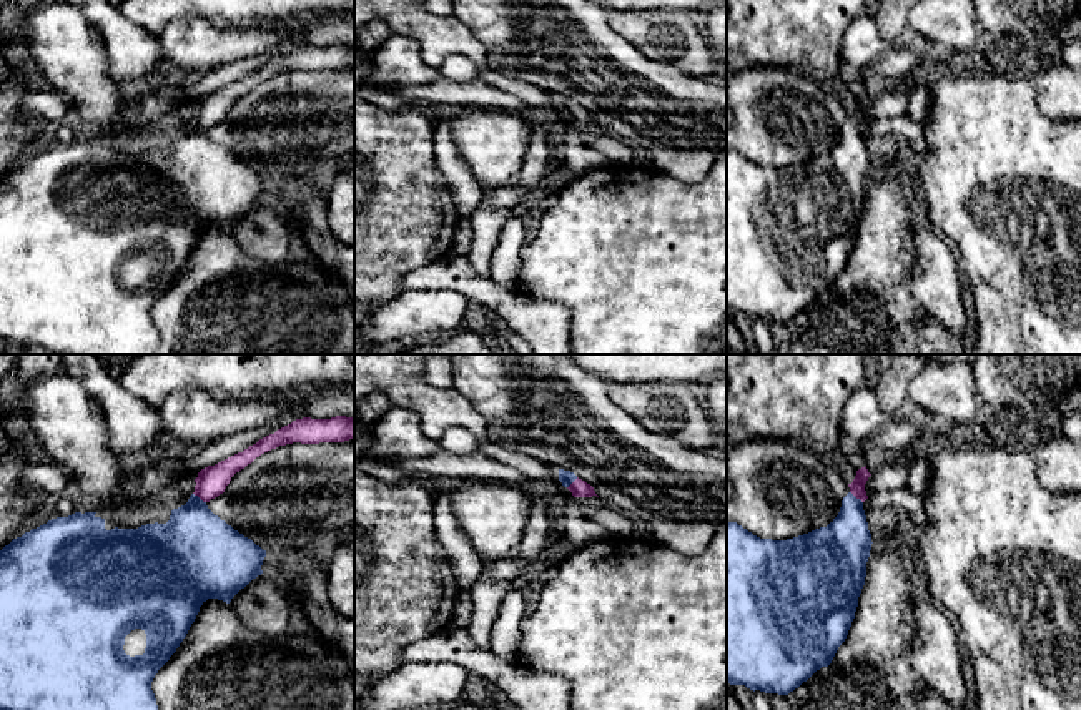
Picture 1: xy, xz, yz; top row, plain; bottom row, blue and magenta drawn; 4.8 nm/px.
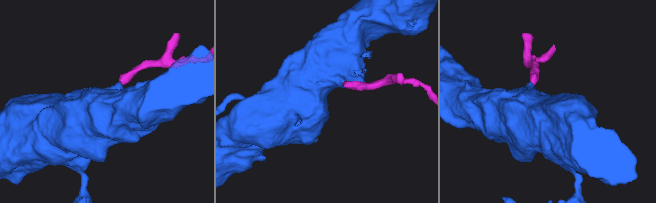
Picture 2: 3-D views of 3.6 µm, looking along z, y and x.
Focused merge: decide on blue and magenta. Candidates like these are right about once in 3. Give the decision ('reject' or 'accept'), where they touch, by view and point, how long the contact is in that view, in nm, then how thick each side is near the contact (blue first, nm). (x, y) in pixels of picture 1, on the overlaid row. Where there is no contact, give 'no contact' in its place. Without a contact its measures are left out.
accept | xy (198, 497) | 80 nm | 380/150 nm

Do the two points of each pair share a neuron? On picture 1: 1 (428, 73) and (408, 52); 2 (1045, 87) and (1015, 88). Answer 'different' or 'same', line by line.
1: same
2: different

